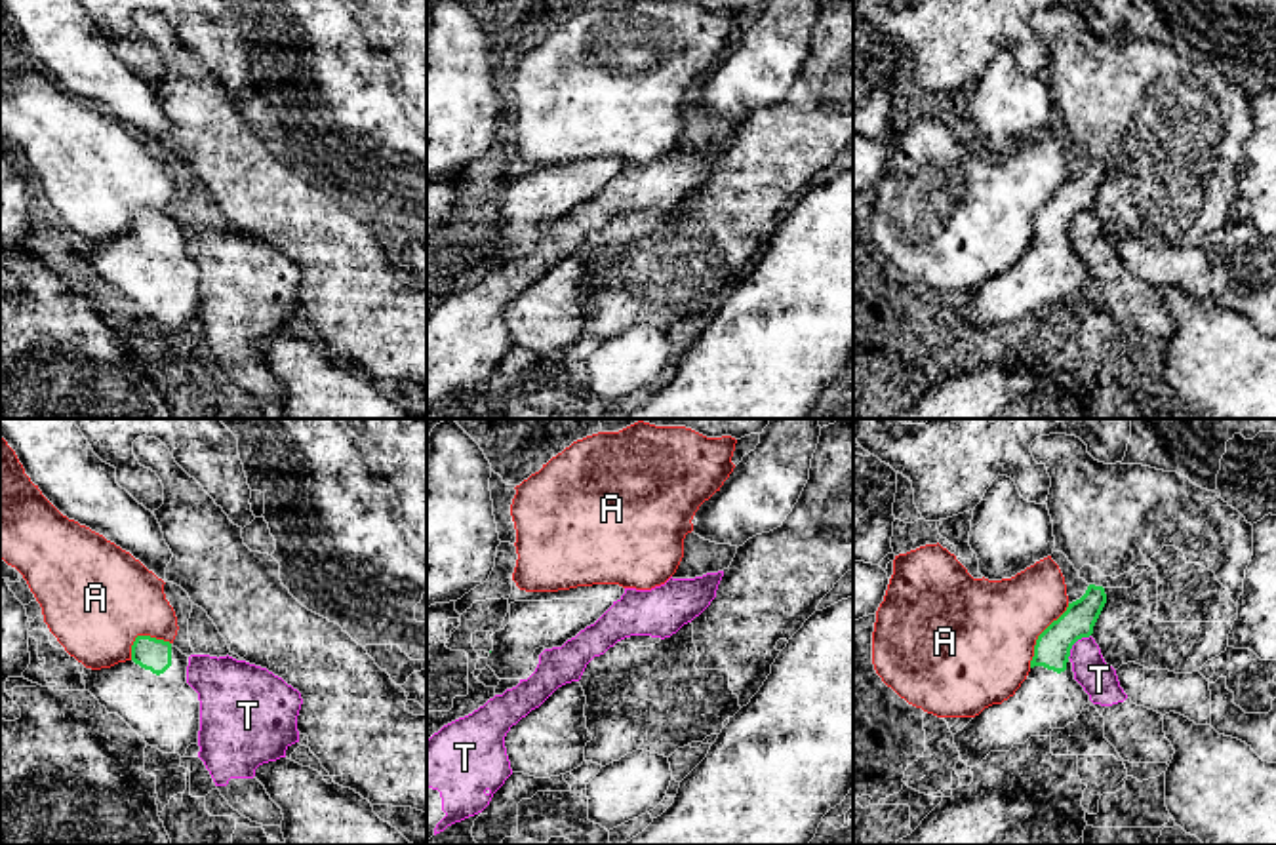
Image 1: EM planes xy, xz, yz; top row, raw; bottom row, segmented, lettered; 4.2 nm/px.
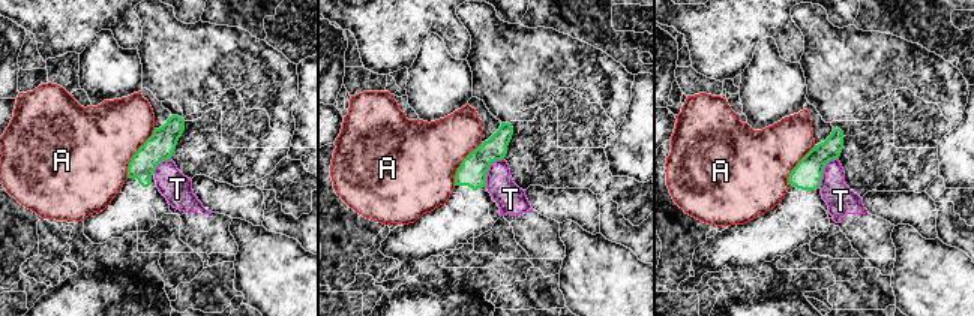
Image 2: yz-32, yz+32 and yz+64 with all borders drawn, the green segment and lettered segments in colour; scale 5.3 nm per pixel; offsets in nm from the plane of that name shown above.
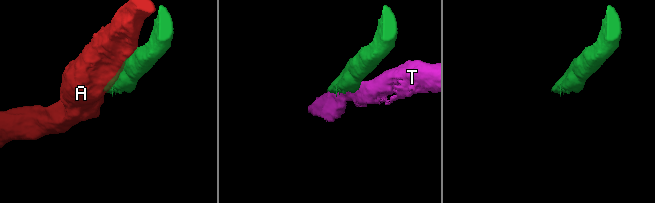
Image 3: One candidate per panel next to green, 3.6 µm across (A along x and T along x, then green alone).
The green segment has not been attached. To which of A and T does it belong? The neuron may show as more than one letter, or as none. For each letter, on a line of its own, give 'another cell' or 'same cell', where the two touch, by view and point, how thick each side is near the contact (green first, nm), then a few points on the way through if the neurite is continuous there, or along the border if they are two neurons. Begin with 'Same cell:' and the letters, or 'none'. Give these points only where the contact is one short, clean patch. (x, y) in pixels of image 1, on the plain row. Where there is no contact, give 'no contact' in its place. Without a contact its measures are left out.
Same cell: none
A: another cell; meets green in yz at (1038, 210); 150 nm thick on the green side, 480 nm on the other
T: another cell; meets green in yz at (1075, 216); 150 nm thick on the green side, 150 nm on the other

